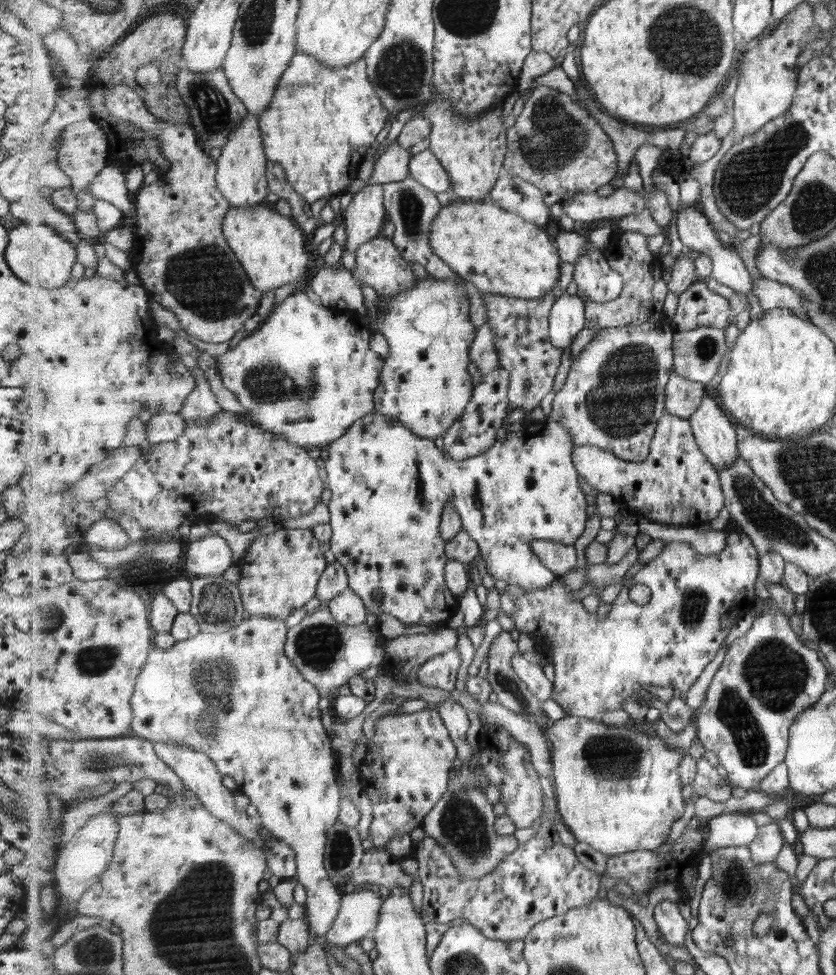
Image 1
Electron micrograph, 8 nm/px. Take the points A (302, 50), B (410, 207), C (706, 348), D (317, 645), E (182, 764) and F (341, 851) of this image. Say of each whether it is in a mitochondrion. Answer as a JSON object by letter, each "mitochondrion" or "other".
{"A":"other","B":"mitochondrion","C":"mitochondrion","D":"mitochondrion","E":"other","F":"mitochondrion"}

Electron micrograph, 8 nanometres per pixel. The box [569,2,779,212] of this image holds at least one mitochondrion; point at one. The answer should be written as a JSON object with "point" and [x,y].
{"point":[683,39]}

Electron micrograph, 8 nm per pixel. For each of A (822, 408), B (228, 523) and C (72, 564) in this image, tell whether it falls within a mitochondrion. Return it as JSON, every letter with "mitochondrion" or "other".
{"A":"other","B":"other","C":"other"}

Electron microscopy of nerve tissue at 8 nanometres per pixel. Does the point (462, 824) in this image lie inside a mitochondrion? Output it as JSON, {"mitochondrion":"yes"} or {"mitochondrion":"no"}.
{"mitochondrion":"yes"}

